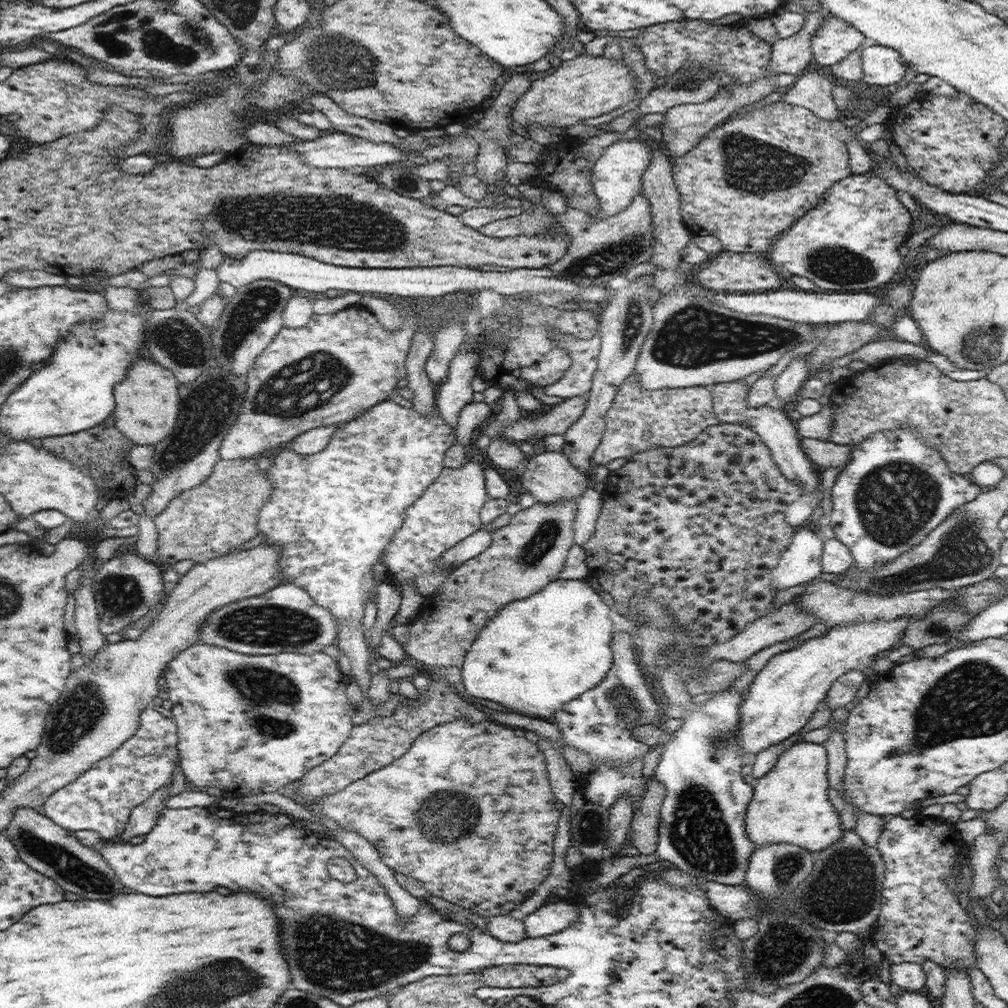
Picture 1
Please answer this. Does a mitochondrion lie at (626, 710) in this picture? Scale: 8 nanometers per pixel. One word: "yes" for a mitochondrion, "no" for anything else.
yes

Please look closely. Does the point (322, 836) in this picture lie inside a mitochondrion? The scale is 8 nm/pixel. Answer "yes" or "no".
no

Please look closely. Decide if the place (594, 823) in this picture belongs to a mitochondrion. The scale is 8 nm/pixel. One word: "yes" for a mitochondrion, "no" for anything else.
yes

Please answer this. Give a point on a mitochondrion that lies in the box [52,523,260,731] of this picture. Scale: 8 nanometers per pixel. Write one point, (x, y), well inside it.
(121, 596)

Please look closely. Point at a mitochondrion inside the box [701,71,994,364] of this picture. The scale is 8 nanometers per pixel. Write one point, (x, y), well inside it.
(745, 157)

